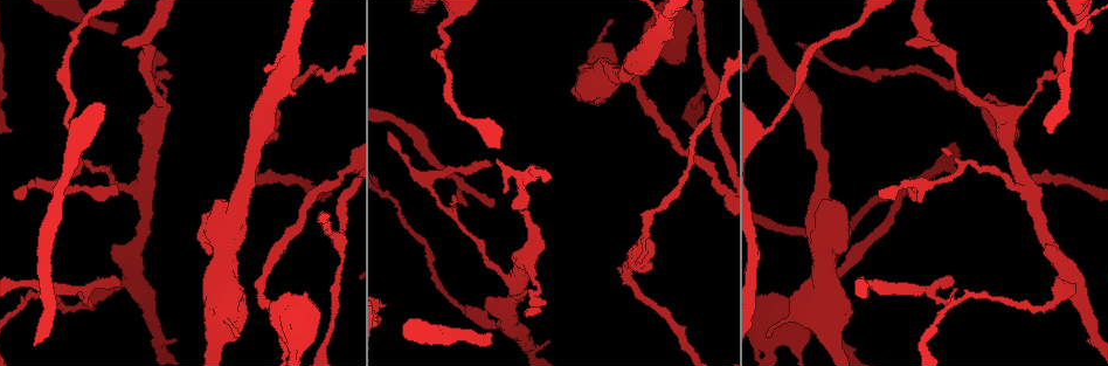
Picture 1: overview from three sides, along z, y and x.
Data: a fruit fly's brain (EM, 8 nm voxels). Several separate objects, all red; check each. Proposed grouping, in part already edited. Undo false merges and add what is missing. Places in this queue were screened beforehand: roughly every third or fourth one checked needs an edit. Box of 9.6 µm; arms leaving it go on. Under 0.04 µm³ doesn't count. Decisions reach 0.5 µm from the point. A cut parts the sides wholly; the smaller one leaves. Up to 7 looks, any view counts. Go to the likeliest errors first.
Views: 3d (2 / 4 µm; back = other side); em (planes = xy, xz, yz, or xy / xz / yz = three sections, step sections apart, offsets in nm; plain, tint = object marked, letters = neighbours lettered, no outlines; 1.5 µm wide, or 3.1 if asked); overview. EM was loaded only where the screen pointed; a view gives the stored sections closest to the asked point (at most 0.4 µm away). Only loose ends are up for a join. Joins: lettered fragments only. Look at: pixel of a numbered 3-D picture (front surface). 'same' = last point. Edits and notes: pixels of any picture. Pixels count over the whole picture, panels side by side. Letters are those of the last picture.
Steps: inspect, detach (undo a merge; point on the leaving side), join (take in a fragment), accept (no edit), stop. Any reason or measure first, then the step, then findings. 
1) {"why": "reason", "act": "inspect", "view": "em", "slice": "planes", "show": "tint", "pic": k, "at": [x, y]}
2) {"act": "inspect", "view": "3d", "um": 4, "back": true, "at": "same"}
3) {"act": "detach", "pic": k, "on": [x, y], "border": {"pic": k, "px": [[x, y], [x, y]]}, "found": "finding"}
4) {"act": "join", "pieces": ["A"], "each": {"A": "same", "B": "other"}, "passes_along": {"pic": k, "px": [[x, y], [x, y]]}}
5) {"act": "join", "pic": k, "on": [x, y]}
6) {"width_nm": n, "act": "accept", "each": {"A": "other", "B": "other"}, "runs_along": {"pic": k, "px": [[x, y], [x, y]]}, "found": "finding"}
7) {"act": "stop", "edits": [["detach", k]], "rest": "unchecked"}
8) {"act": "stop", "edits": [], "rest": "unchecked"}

{"why": "branch stops here", "act": "inspect", "view": "em", "slice": "xy", "step": 4, "show": "letters", "pic": 1, "at": [490, 342]}

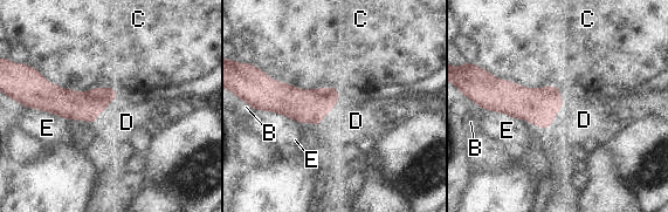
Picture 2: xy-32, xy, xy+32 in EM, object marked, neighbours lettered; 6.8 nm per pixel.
{"width_nm": 150, "act": "join", "pieces": ["D"], "each": {"B": "other", "C": "other", "D": "same", "E": "other"}, "passes_along": {"pic": 2, "px": [[537, 106], [560, 108], [584, 120]]}, "found": "it goes on there"}

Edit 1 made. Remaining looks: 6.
{"why": "thin end", "act": "inspect", "view": "em", "slice": "planes", "show": "letters", "pic": 1, "at": [610, 20]}

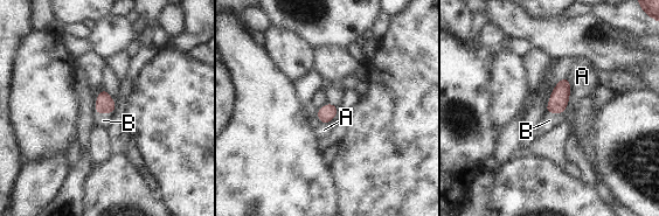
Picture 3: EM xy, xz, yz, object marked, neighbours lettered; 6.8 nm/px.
{"act": "join", "pieces": ["B"], "each": {"A": "other", "B": "same"}, "passes_along": {"pic": 3, "px": [[104, 103], [101, 112], [103, 120]]}, "found": "the cell continues"}

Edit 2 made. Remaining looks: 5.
{"act": "inspect", "view": "overview"}

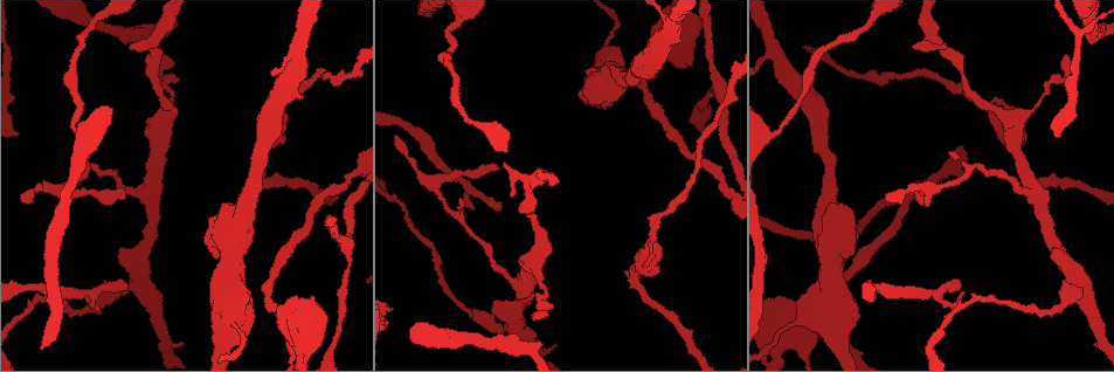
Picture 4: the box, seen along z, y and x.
{"why": "branch stops here", "act": "inspect", "view": "em", "slice": "planes", "show": "letters", "pic": 4, "at": [459, 199]}

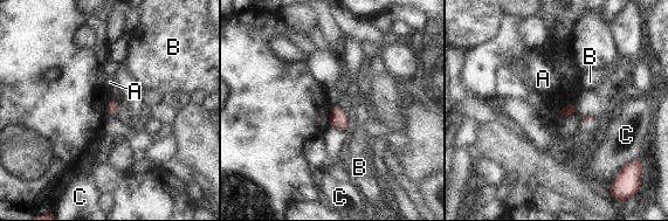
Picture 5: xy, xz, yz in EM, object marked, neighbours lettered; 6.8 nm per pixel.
{"width_nm": 70, "longest_contact_nm": ["A", 50], "act": "accept", "each": {"A": "other", "B": "other", "C": "other"}, "found": "none of them fits"}

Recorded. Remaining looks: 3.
{"act": "stop", "edits": [["join", 2], ["join", 3]], "rest": "unchecked"}

